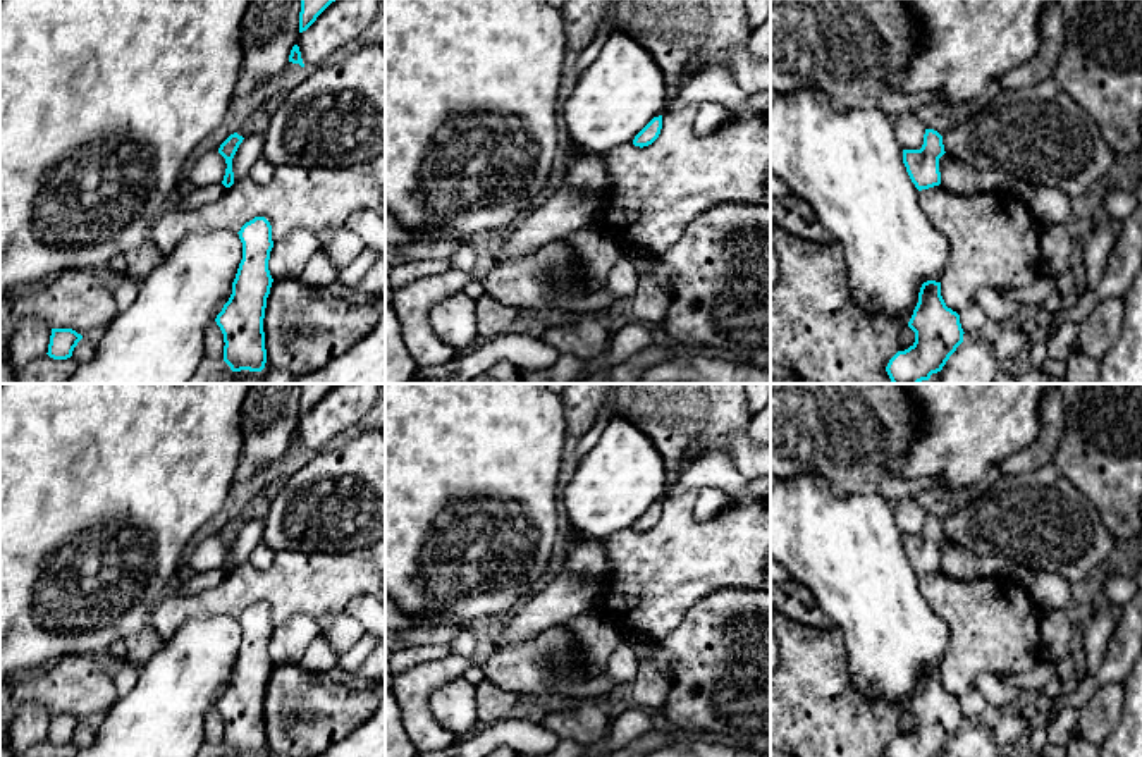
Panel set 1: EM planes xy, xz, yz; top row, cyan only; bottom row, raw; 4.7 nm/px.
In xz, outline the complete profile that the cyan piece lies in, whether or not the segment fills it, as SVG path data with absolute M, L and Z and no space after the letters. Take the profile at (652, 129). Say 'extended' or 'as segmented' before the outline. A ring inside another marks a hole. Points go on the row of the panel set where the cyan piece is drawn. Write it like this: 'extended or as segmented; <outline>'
as segmented; M662 115L659 117L654 117L633 139L633 145L635 146L648 146L652 145L659 134L660 134L660 129L662 129Z

